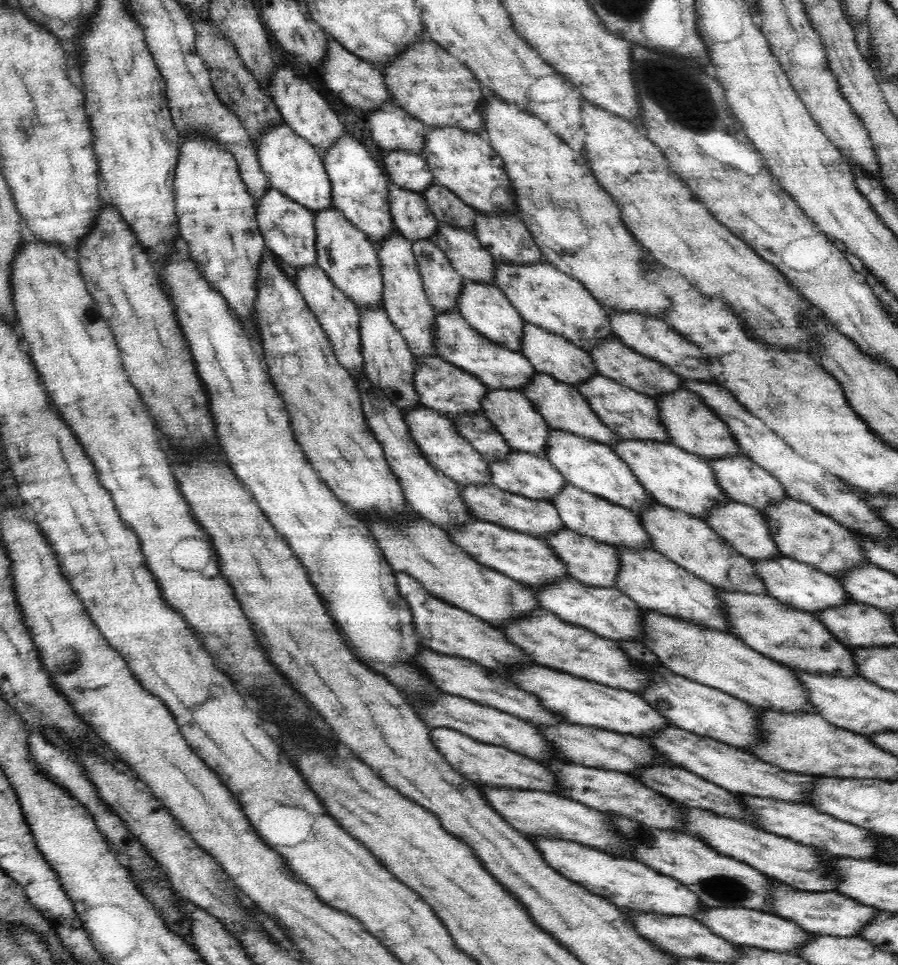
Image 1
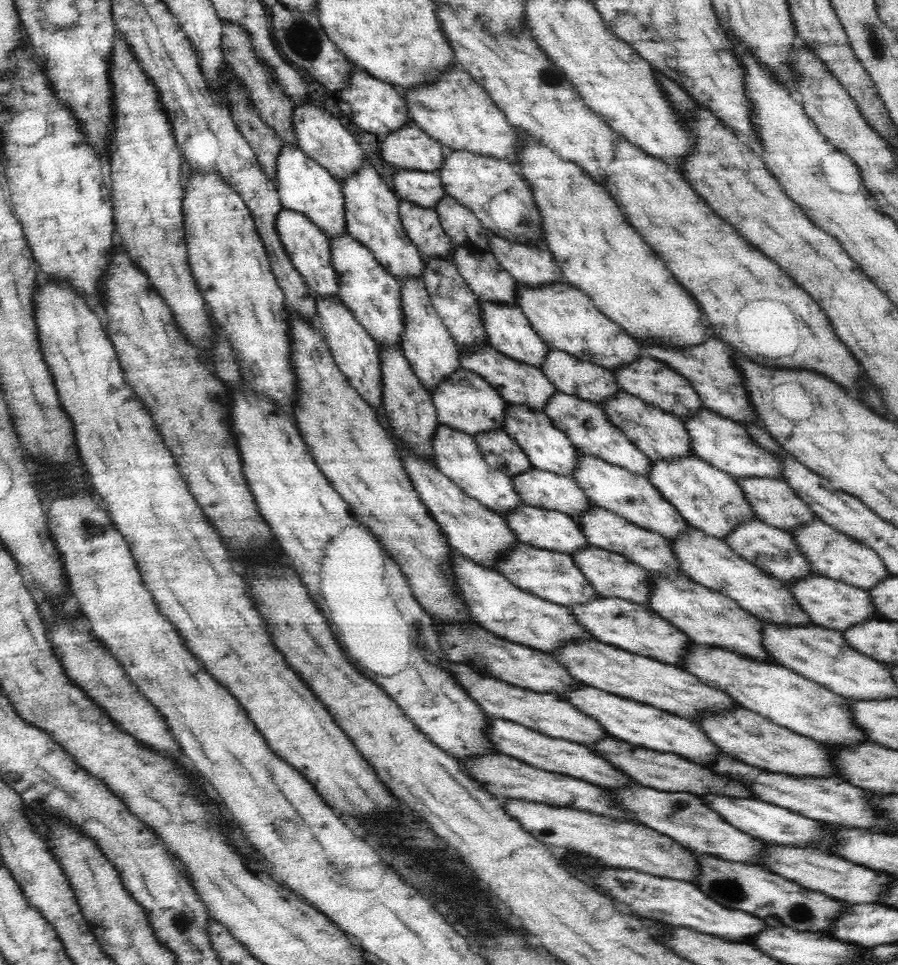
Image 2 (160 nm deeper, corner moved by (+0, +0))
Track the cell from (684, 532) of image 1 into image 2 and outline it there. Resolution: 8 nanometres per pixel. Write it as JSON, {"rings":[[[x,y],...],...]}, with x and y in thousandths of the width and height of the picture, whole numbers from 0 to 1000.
{"rings":[[[771,547],[763,554],[755,556],[746,563],[749,573],[753,574],[753,581],[757,583],[758,591],[768,600],[791,611],[814,620],[826,632],[843,639],[846,644],[878,650],[901,650],[906,648],[900,636],[892,631],[892,628],[874,603],[853,595],[850,591],[846,591],[846,588],[830,582],[822,574],[818,574],[807,561],[785,554],[782,550]]]}

